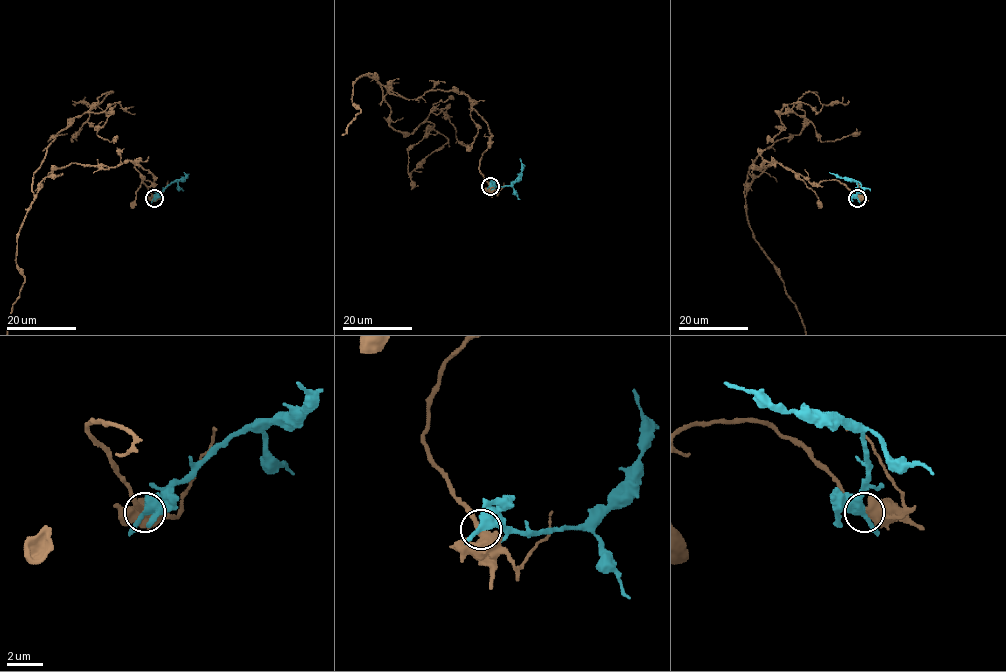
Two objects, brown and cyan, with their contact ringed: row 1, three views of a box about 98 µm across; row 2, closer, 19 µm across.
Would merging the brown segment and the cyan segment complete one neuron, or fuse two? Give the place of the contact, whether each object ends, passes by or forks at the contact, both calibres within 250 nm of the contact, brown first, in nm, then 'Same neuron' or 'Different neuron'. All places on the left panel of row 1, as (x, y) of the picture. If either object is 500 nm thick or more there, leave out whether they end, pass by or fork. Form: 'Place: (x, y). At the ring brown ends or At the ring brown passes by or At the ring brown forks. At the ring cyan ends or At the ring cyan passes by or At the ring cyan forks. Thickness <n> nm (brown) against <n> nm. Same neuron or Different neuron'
Place: (154, 198). At the ring brown passes by. At the ring cyan passes by. Thickness 420 nm (brown) against 460 nm. Different neuron

